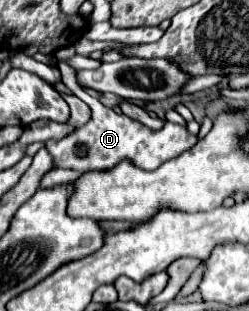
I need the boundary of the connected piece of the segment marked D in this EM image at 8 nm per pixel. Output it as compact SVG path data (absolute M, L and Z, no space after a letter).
M74 46L57 50L55 52L56 58L59 60L57 68L61 70L63 84L91 108L91 118L89 118L89 122L85 126L77 128L69 136L65 136L61 140L49 140L45 144L47 152L53 158L55 168L69 168L69 170L77 170L77 172L107 170L107 168L115 166L115 162L121 162L123 158L131 158L137 166L143 166L145 170L155 170L157 166L161 166L169 158L175 158L183 150L189 150L191 146L197 144L197 136L191 136L185 130L185 126L177 126L177 124L165 122L165 126L161 130L151 130L151 128L143 126L141 122L137 122L137 120L133 120L133 118L129 118L125 114L119 114L119 112L115 112L111 108L105 108L95 96L91 96L85 88L79 86L75 70L71 70L69 62L66 62L67 59L75 54Z

